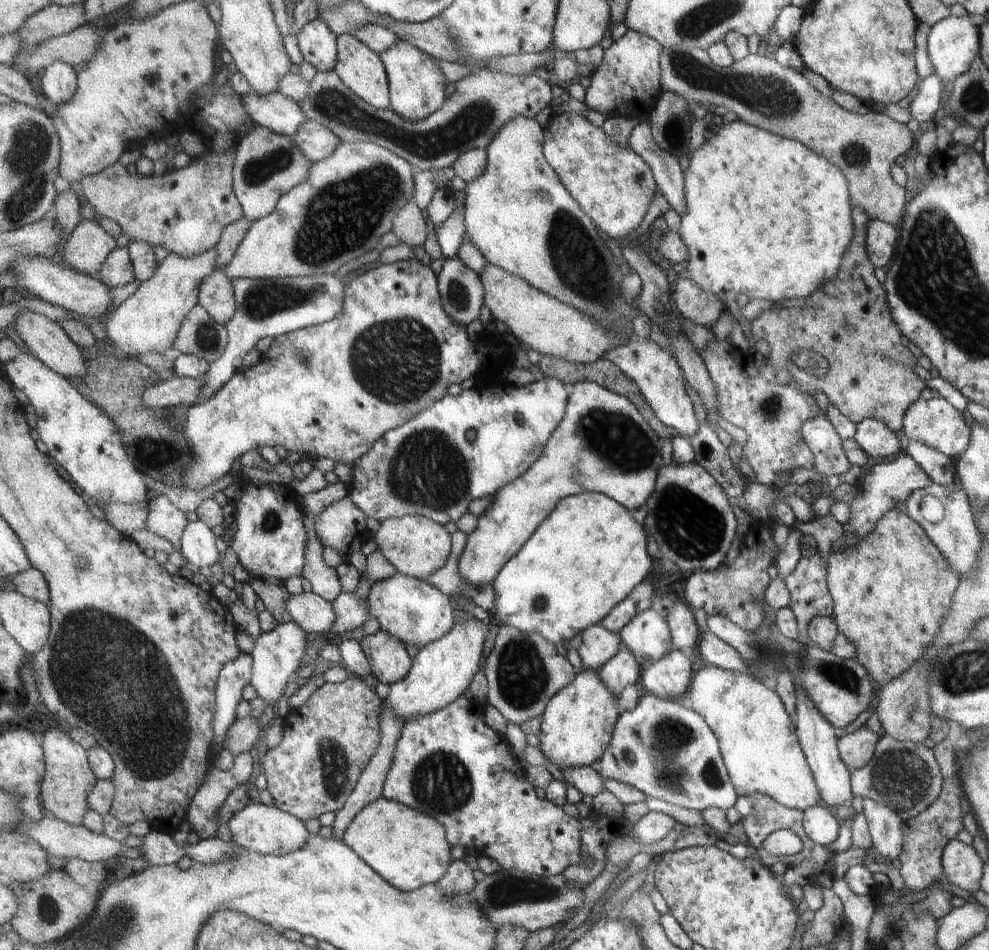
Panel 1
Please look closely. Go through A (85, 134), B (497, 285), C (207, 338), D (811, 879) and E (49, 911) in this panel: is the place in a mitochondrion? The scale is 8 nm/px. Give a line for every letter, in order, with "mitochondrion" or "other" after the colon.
A: other
B: other
C: mitochondrion
D: other
E: mitochondrion

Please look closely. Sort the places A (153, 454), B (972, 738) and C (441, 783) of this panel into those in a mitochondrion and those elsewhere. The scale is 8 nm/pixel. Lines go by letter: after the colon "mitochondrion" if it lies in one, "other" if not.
A: mitochondrion
B: other
C: mitochondrion

